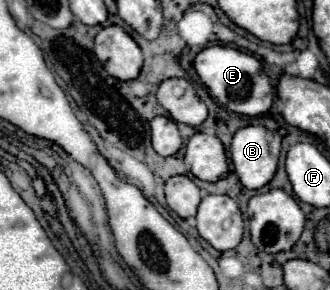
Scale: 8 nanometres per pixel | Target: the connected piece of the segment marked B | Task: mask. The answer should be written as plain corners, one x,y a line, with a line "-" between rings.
264,126
240,128
232,138
230,156
242,186
258,190
266,186
276,172
280,158
280,136

